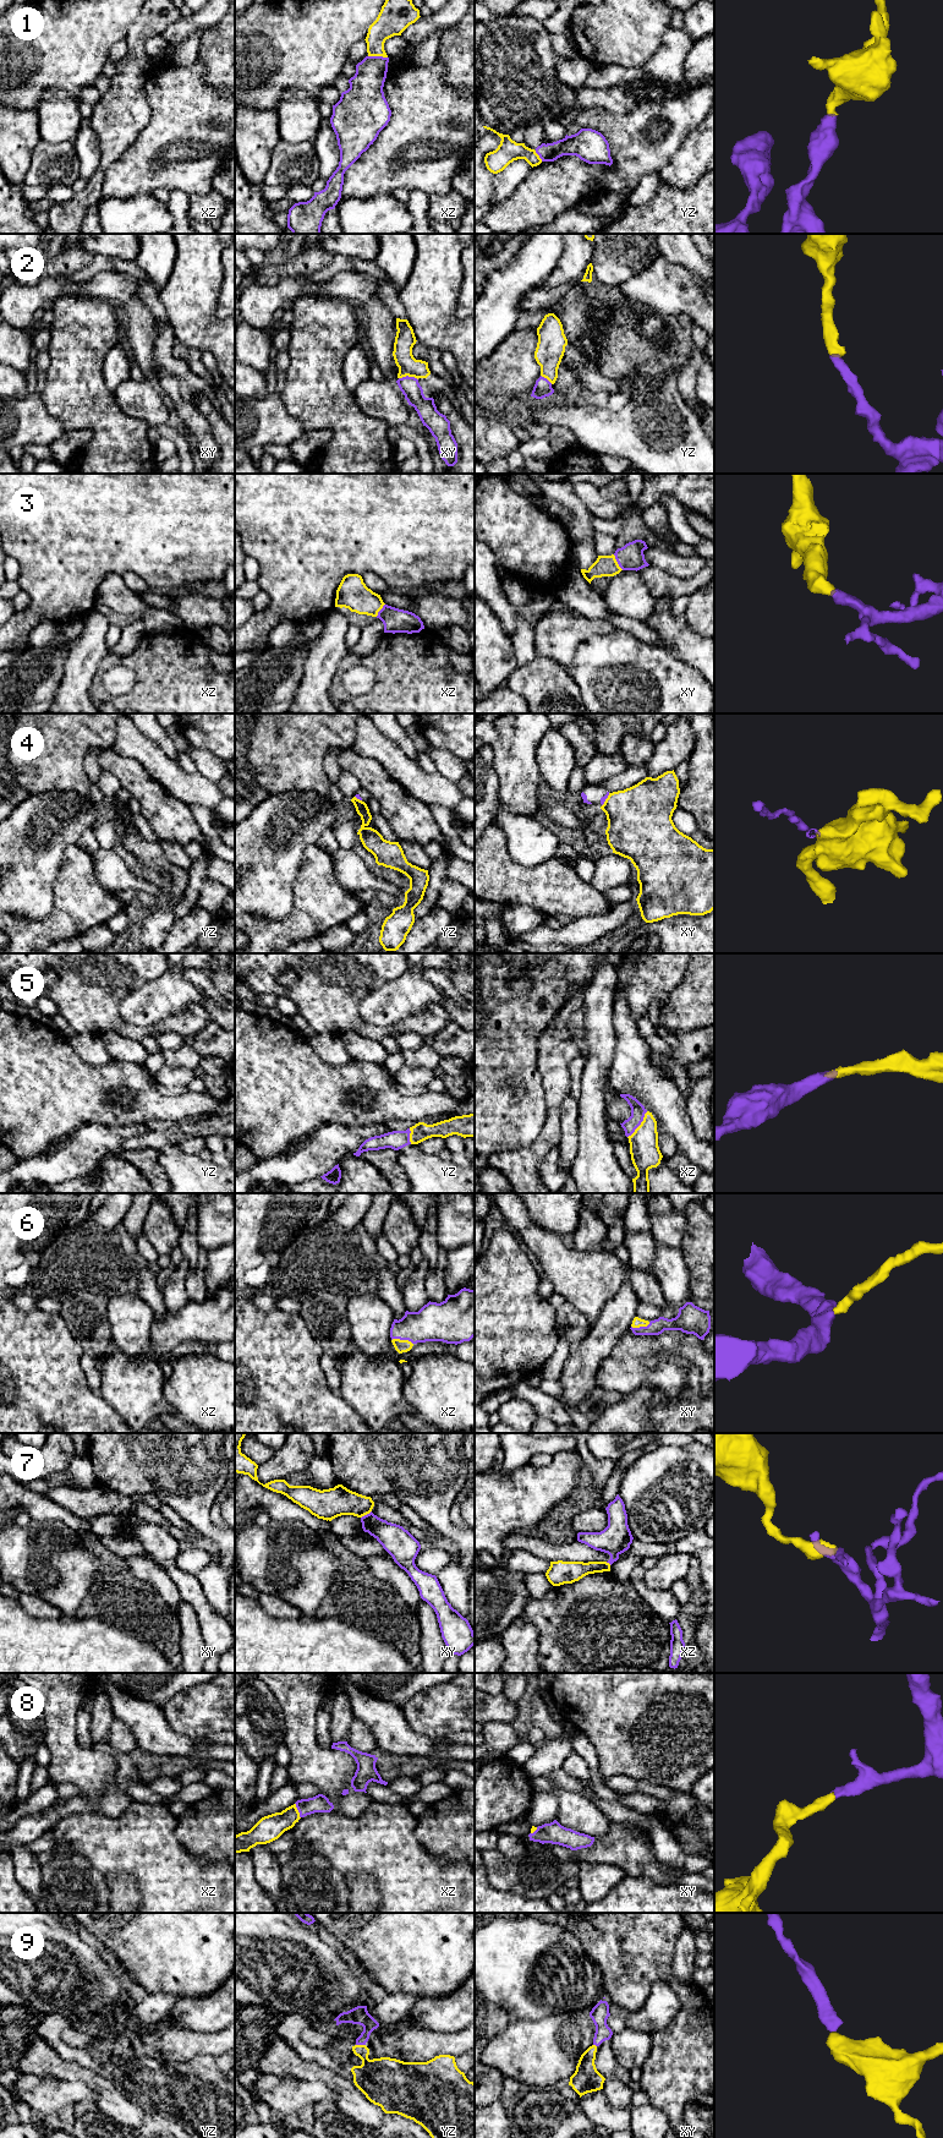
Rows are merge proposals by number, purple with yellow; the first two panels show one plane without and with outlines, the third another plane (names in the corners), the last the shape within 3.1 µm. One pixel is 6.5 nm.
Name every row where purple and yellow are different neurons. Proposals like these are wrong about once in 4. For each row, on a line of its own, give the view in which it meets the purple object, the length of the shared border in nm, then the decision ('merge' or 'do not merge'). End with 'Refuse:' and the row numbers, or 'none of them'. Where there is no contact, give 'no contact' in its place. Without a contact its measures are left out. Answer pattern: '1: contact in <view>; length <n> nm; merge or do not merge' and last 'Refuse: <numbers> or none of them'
1: contact in xz; length 130 nm; merge
2: contact in xy; length 130 nm; merge
3: contact in xy; length 120 nm; merge
4: contact in xy; length 100 nm; do not merge
5: contact in xz; length 220 nm; merge
6: contact in xz; length 150 nm; merge
7: contact in xy; length 90 nm; do not merge
8: contact in xz; length 110 nm; merge
9: contact in yz; length 60 nm; merge
Refuse: 4, 7

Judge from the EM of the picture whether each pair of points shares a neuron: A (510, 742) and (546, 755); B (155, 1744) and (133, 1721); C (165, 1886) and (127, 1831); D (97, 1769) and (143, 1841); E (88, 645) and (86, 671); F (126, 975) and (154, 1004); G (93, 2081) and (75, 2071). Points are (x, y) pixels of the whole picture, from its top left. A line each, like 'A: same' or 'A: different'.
A: different
B: same
C: same
D: different
E: same
F: different
G: same

